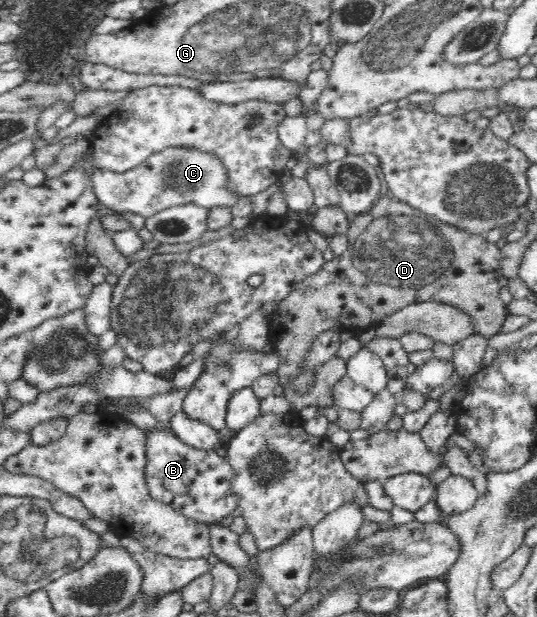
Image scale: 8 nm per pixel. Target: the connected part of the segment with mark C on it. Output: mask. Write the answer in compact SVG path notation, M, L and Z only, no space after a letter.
M168 148L151 155L135 170L124 173L94 169L91 177L97 200L105 208L118 214L133 213L149 218L169 207L193 203L207 210L215 207L235 207L245 196L229 190L229 176L223 162L213 154L199 152L195 148Z

